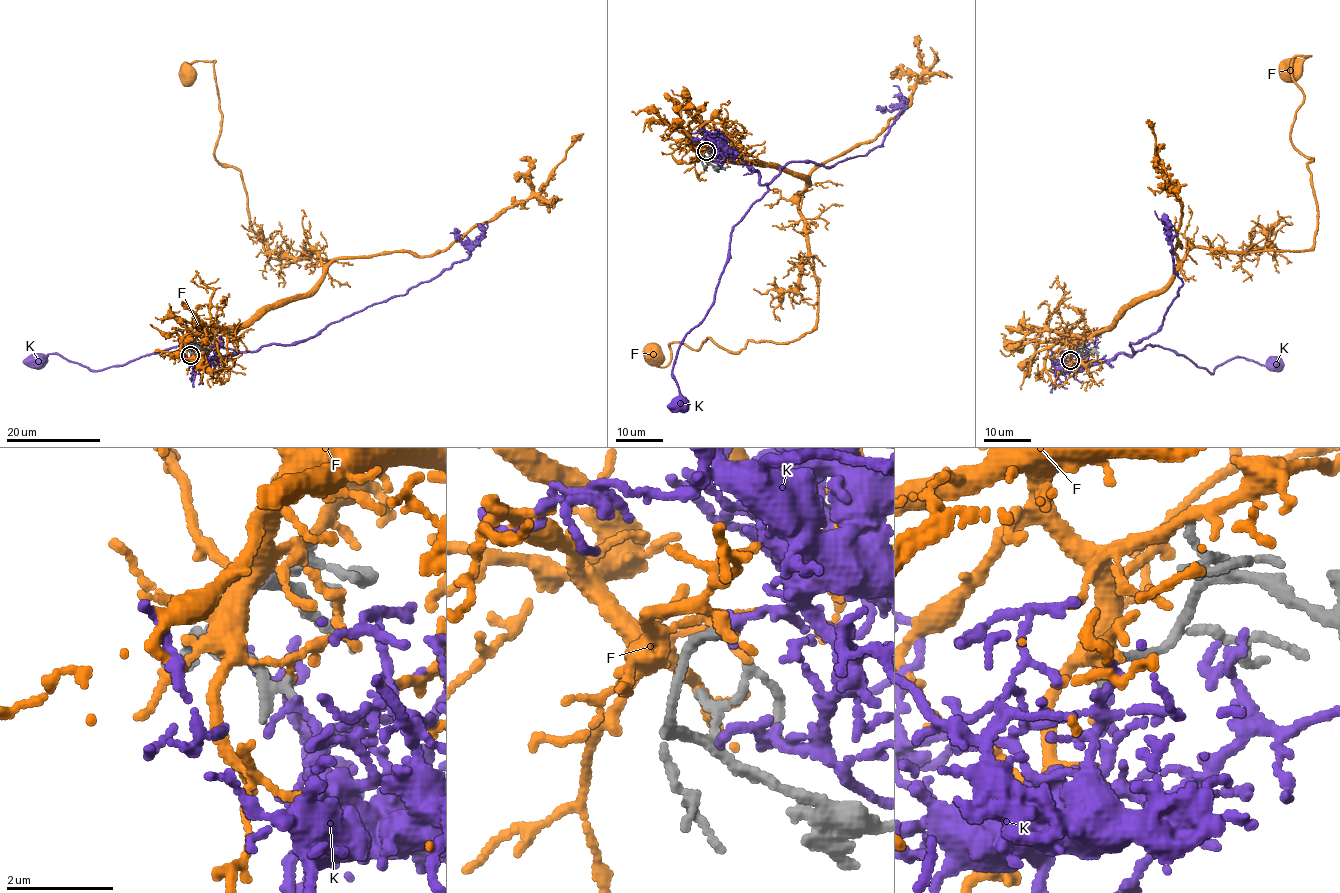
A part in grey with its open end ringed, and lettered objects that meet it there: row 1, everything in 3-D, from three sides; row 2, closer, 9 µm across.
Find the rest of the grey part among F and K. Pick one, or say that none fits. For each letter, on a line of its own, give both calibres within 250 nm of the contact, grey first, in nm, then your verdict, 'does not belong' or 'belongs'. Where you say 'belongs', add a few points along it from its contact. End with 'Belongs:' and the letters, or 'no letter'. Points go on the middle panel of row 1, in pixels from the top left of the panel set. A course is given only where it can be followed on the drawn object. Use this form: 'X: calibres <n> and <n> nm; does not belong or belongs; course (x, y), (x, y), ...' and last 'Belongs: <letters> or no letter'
F: calibres 240 and 120 nm; does not belong
K: calibres 220 and 170 nm; does not belong
Belongs: no letter

